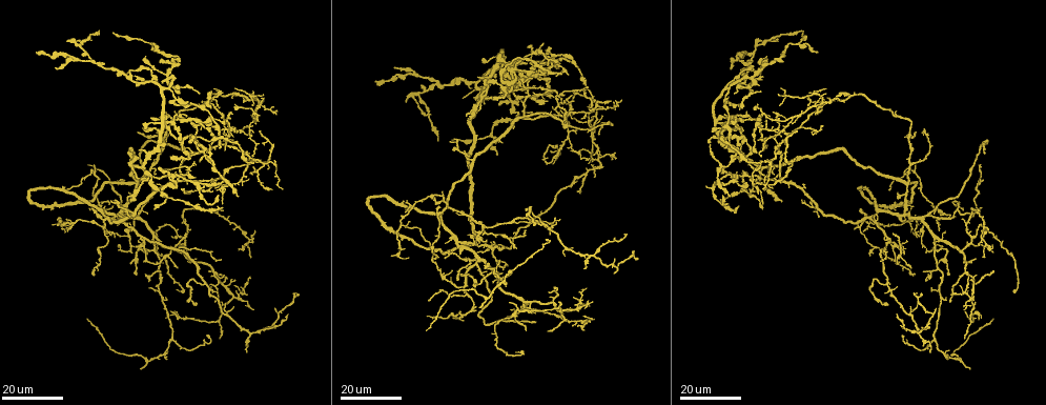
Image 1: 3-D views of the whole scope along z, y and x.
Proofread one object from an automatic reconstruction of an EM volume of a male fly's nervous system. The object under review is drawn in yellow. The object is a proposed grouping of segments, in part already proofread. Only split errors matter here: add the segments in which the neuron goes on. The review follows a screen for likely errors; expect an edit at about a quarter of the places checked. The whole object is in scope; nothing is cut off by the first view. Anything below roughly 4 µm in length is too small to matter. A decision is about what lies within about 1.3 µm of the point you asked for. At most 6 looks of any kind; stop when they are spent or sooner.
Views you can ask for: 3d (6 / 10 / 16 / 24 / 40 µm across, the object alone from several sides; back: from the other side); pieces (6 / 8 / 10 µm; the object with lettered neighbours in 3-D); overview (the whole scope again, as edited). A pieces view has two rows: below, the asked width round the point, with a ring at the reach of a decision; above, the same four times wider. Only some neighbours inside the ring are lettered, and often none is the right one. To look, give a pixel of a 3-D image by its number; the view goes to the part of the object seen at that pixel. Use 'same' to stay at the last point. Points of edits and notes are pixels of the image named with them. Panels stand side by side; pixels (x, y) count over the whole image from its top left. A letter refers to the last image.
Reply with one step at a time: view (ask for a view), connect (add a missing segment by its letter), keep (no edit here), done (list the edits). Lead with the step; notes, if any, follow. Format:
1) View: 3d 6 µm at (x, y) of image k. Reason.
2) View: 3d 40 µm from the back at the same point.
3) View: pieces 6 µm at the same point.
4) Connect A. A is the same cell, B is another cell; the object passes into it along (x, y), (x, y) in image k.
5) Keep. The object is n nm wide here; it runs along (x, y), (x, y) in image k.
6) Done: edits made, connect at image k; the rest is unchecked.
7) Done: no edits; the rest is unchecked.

View: 3d 16 µm at (200, 145) of image 1. Branch stops here.

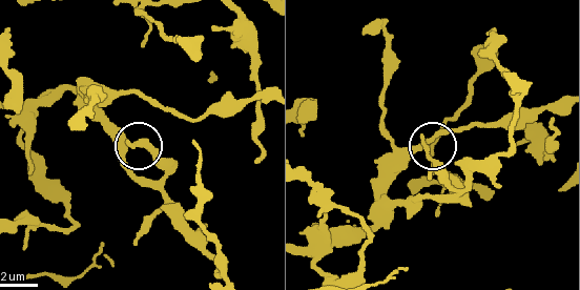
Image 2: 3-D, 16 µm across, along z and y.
View: pieces 8 µm at (126, 143) of image 2.

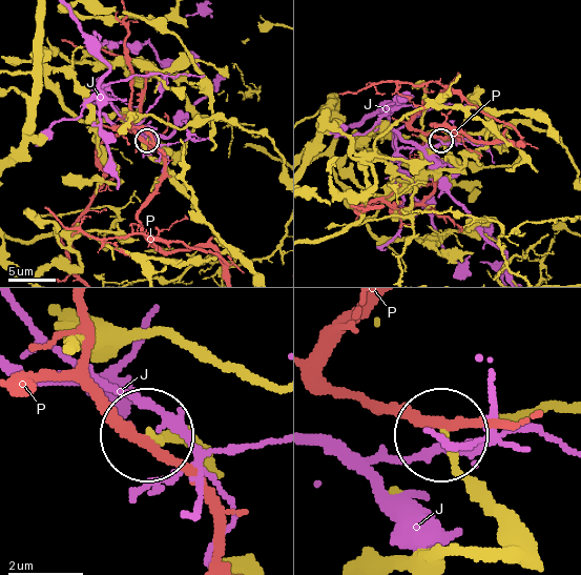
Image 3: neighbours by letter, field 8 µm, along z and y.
Keep. J and P are other cells; none of them fits.

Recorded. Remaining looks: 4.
View: 3d 24 µm at (143, 168) of image 1. Thin end.

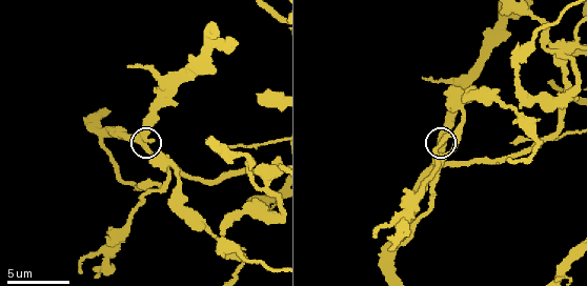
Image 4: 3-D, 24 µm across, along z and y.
View: pieces 8 µm at (152, 142) of image 4. What lies round it.

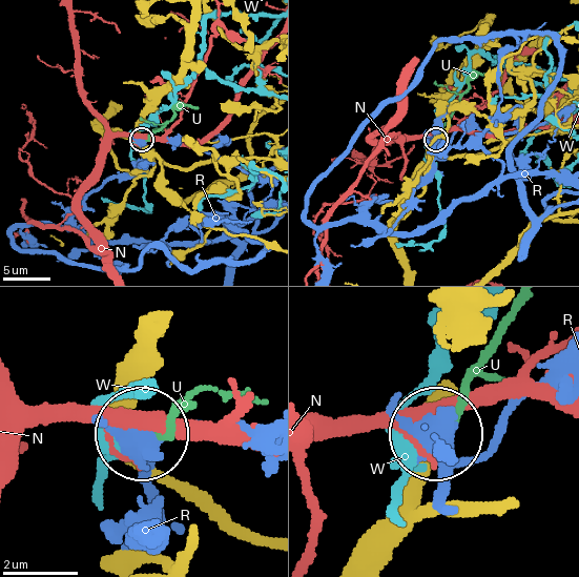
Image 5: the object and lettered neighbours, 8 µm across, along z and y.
Keep. The object is 160 nm wide here; N, R, U and W are other cells; none of them fits.

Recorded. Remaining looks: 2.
View: pieces 10 µm at (511, 142) of image 4. Branch stops here.

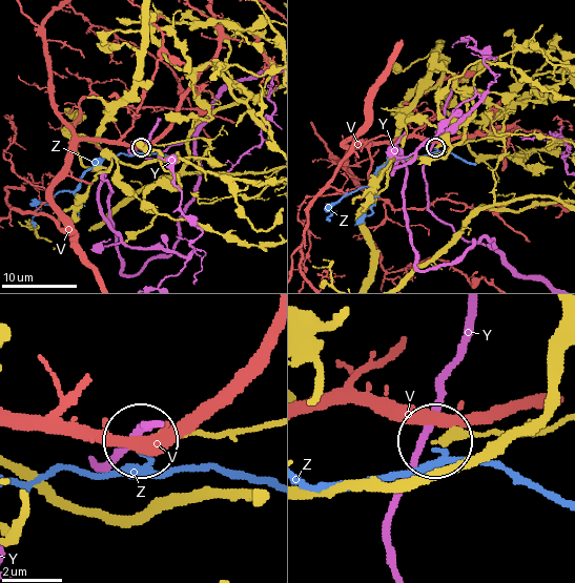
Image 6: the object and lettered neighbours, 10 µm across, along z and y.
Keep. V, Y and Z are other cells; it runs along (494, 185), (505, 150), (501, 141), (485, 137), (436, 146) in image 6; none of them fits.

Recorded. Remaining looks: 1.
Done: no edits; the rest is unchecked.

